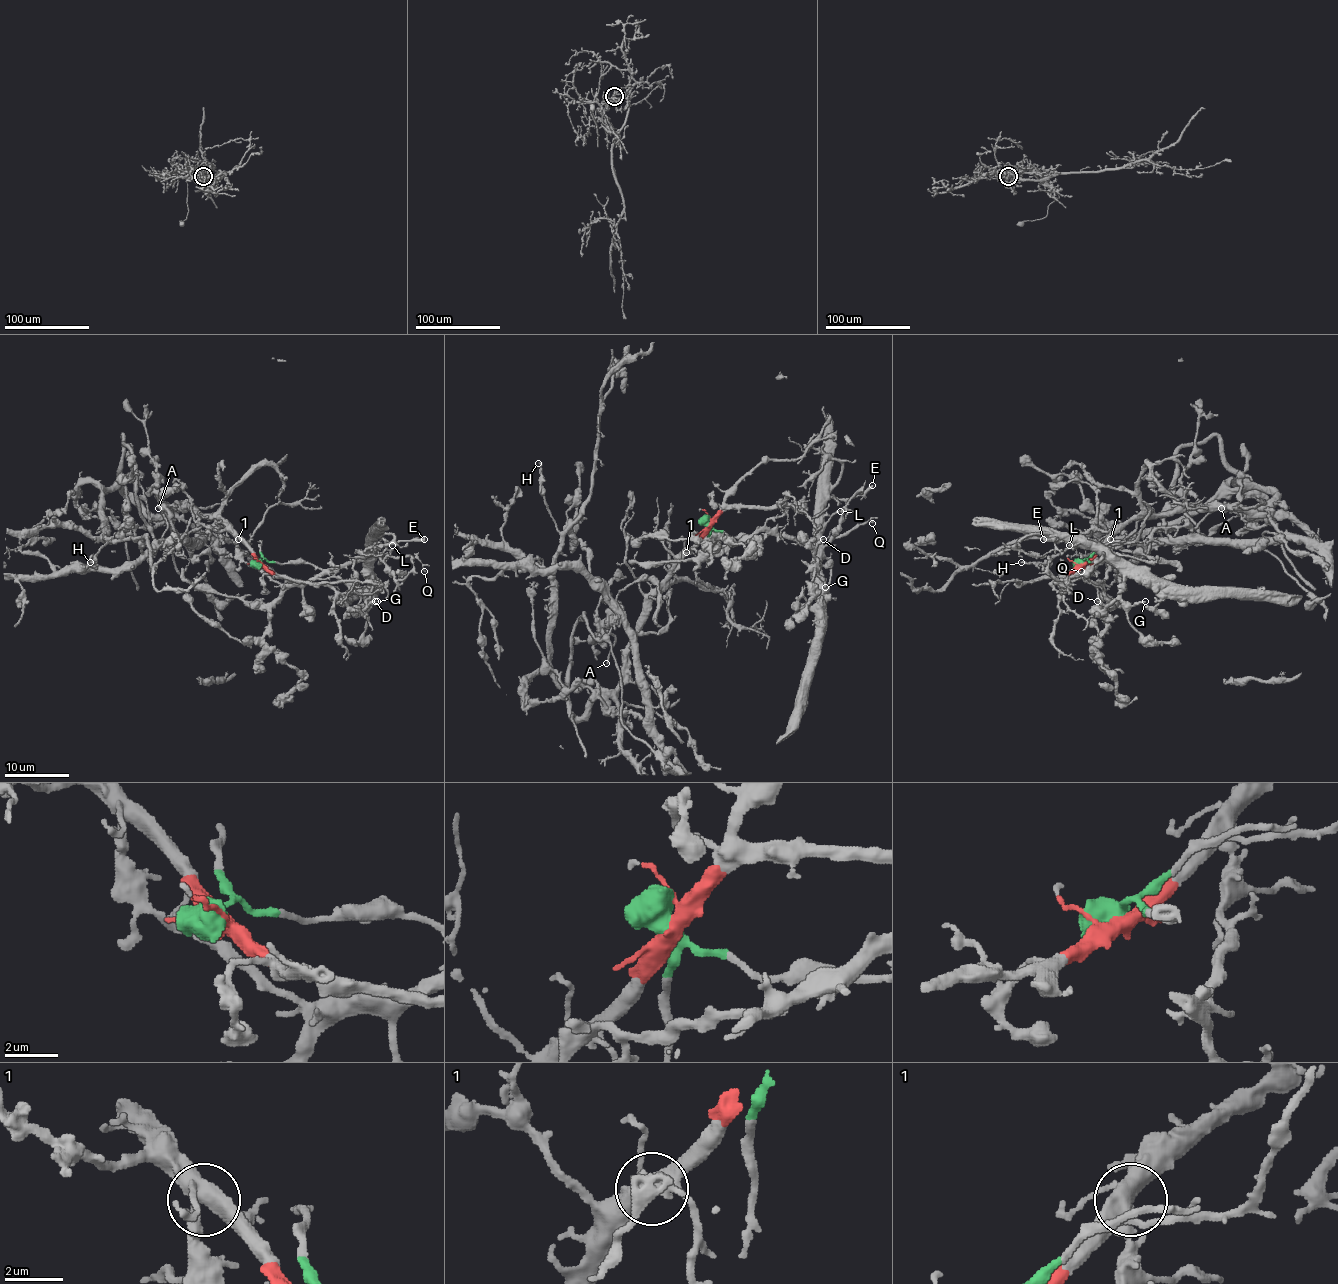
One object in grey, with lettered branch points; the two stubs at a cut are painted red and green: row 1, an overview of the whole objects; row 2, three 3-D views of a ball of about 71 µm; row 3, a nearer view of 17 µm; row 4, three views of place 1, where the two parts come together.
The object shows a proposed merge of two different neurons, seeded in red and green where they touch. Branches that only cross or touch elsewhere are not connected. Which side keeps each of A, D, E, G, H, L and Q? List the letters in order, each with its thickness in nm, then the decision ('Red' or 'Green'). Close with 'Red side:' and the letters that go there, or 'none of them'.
A: Thickness 200 nm. Red
D: Thickness 240 nm. Green
E: Thickness 360 nm. Green
G: Thickness 150 nm. Green
H: Thickness 190 nm. Red
L: Thickness 220 nm. Green
Q: Thickness 140 nm. Green
Red side: A, H

